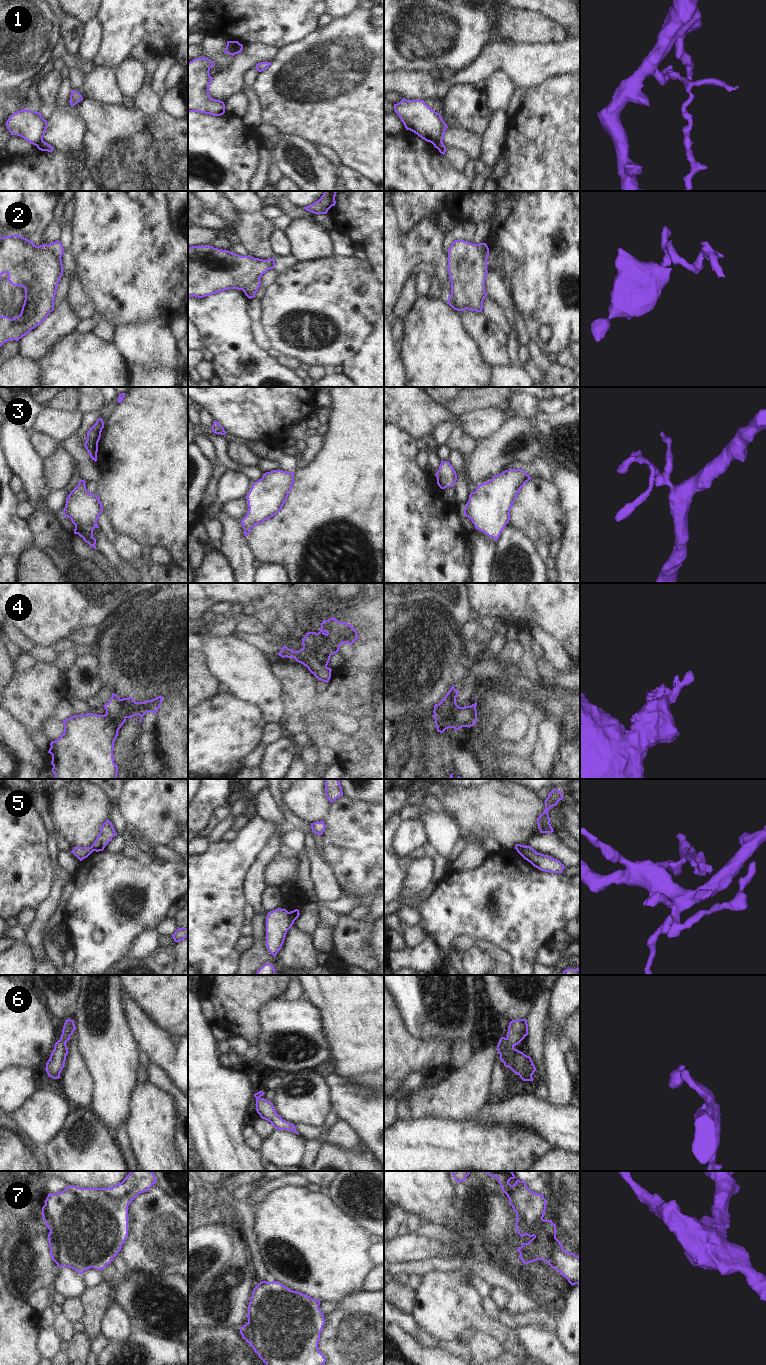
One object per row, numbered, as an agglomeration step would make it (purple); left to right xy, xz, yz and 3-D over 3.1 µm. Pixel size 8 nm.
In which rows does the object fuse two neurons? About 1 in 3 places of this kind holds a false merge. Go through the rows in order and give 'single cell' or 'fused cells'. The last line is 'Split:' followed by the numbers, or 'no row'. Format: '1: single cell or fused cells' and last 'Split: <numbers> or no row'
1: fused cells
2: fused cells
3: single cell
4: fused cells
5: fused cells
6: single cell
7: single cell
Split: 1, 2, 4, 5

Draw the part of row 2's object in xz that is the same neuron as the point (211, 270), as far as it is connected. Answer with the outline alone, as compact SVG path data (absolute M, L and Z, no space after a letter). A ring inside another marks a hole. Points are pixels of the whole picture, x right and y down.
M210 245L192 246L188 248L188 298L203 298L228 289L243 291L246 286L274 267L274 258L263 260L251 255L241 256Z

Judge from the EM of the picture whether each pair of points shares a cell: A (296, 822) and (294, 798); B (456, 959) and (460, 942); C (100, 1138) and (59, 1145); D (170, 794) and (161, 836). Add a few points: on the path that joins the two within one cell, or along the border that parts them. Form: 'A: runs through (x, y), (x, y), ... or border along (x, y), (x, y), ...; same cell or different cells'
A: border along (280, 798), (293, 814), (310, 824); different cells
B: runs through (456, 955), (459, 946); same cell
C: runs through (90, 1148), (86, 1152), (69, 1152); same cell
D: runs through (169, 804), (169, 816), (161, 826); same cell

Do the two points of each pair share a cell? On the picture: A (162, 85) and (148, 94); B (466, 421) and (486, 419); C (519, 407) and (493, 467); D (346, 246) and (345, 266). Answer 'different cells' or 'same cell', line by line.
A: different cells
B: same cell
C: different cells
D: different cells

